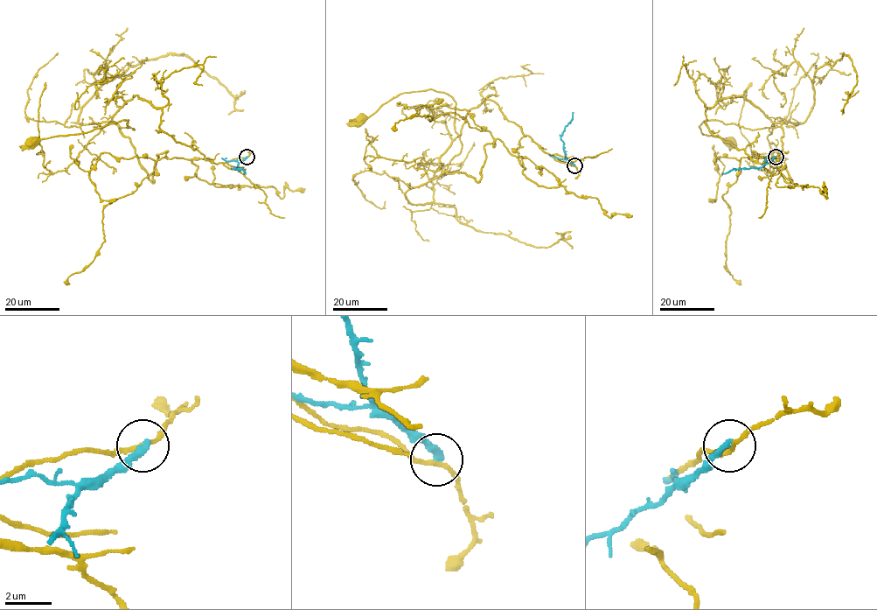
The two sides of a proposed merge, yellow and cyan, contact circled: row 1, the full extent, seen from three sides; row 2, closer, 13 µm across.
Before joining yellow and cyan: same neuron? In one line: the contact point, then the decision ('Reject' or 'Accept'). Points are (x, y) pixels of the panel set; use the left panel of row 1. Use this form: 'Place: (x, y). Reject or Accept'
Place: (247, 157). Reject

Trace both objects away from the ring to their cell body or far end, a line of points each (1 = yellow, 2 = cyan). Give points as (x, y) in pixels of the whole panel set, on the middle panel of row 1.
1: (574, 165), (490, 95), (440, 158), (444, 171), (462, 145), (449, 95), (399, 94), (360, 119)
2: (574, 165), (565, 157), (564, 142), (560, 138), (573, 117), (572, 112)

